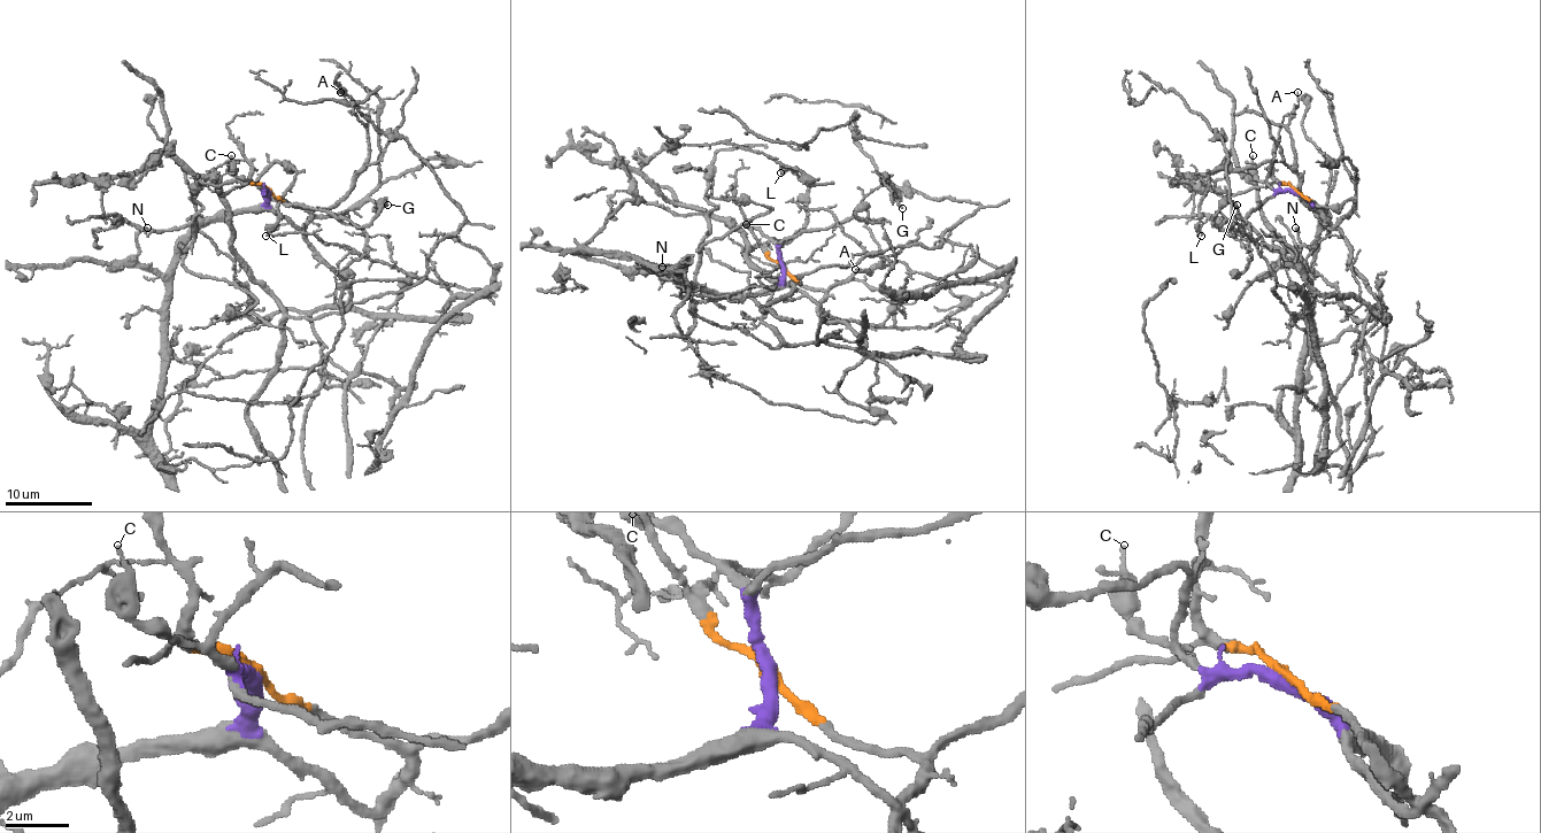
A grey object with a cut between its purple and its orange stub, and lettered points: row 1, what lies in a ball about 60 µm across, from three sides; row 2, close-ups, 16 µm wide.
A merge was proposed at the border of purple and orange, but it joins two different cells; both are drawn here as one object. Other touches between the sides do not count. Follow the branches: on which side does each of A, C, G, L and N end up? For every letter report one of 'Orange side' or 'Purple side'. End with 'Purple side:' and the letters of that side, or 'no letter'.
A: Orange side
C: Purple side
G: Purple side
L: Purple side
N: Purple side
Purple side: C, G, L, N

